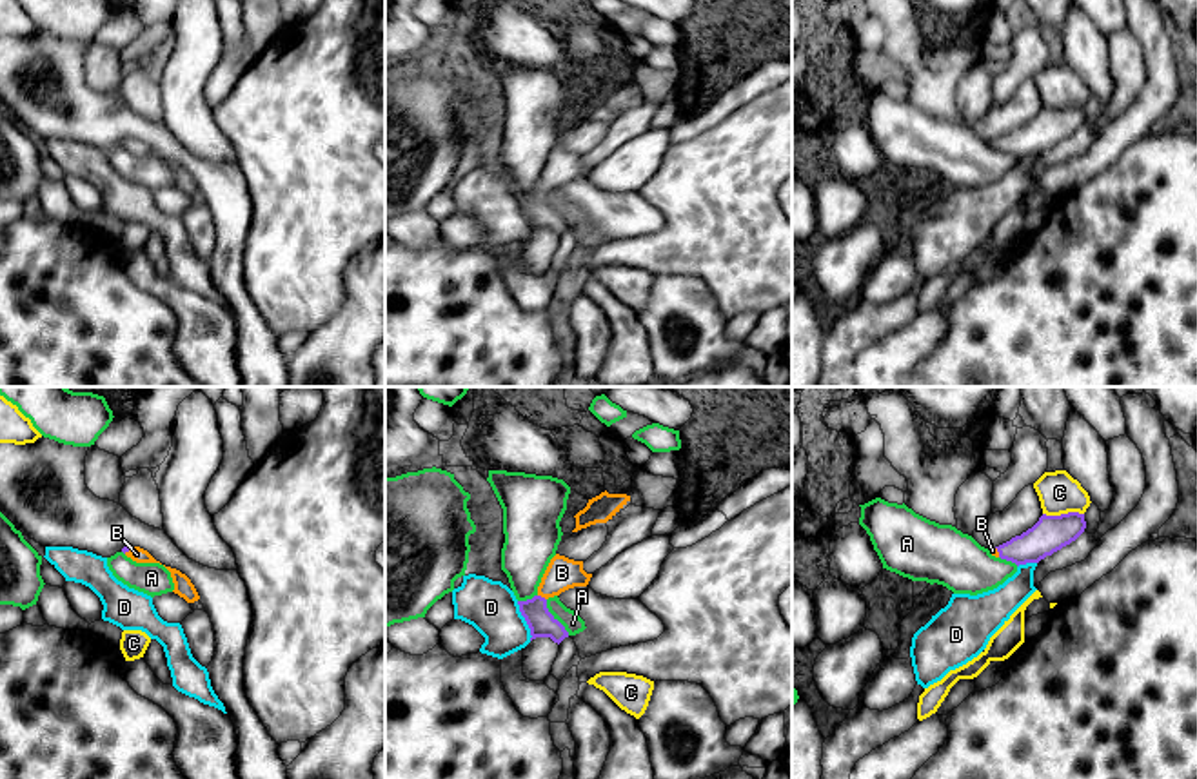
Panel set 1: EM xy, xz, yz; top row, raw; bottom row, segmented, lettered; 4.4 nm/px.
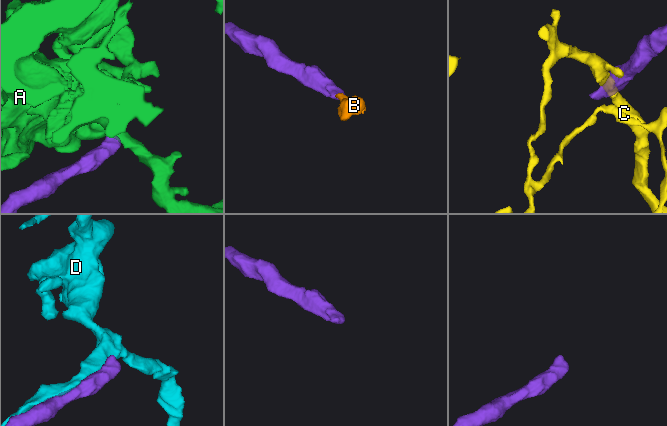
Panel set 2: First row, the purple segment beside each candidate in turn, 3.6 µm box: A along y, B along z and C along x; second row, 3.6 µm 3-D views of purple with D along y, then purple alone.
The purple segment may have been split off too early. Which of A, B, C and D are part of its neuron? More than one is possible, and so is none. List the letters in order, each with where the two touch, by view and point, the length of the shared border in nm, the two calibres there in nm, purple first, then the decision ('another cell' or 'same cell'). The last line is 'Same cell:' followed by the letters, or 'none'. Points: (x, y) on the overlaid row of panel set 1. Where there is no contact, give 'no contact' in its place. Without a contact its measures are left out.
A: contact xz (553, 618); length 190 nm; calibres 120 and 90 nm; another cell
B: contact xz (540, 596); length 50 nm; calibres 120 and 140 nm; same cell
C: contact yz (1063, 514); length 180 nm; calibres 160 and 180 nm; another cell
D: contact xz (525, 620); length 190 nm; calibres 120 and 240 nm; another cell
Same cell: B

